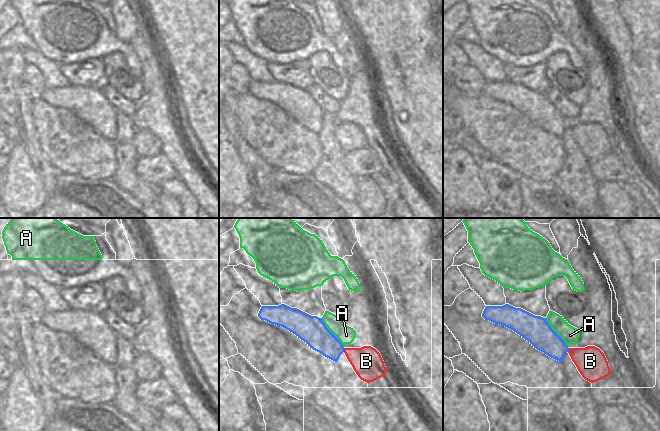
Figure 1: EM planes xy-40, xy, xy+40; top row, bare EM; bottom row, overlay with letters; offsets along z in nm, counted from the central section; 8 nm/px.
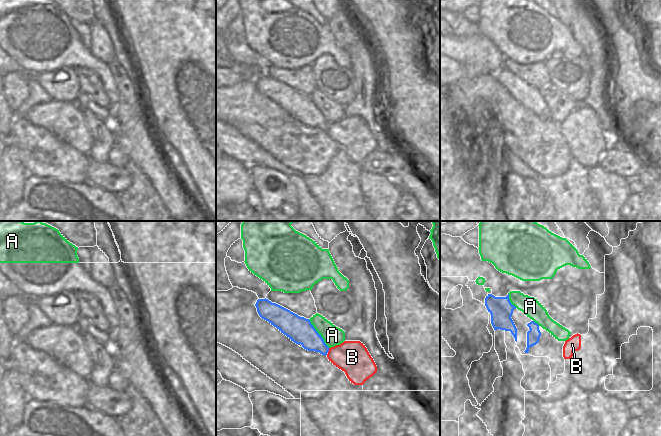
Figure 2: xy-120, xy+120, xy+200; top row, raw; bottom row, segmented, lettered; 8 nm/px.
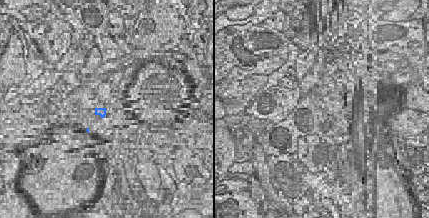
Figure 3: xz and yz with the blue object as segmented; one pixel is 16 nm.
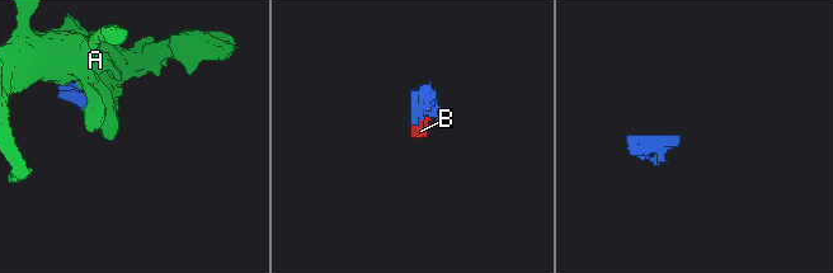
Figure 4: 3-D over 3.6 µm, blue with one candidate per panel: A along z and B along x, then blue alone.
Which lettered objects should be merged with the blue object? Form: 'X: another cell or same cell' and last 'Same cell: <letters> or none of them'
A: another cell
B: another cell
Same cell: none of them

